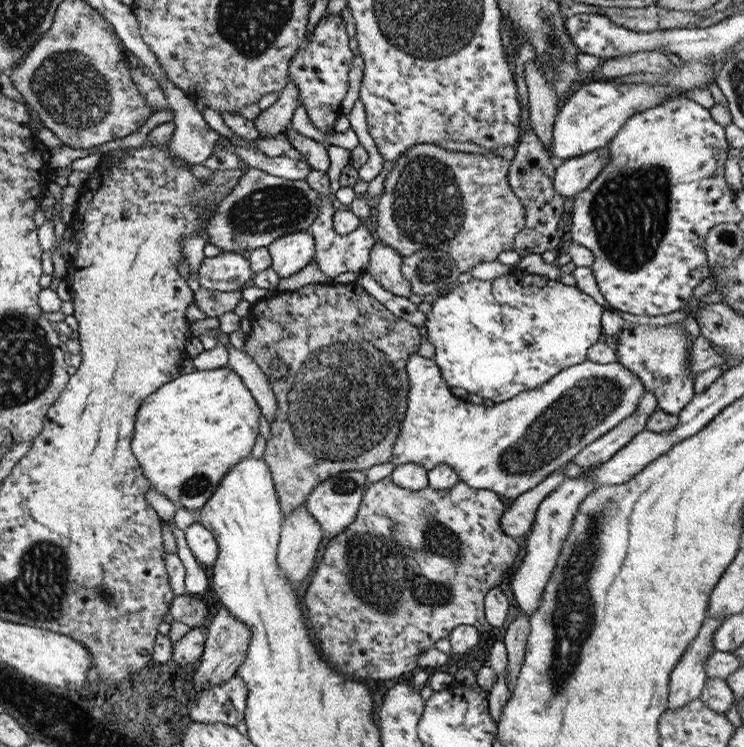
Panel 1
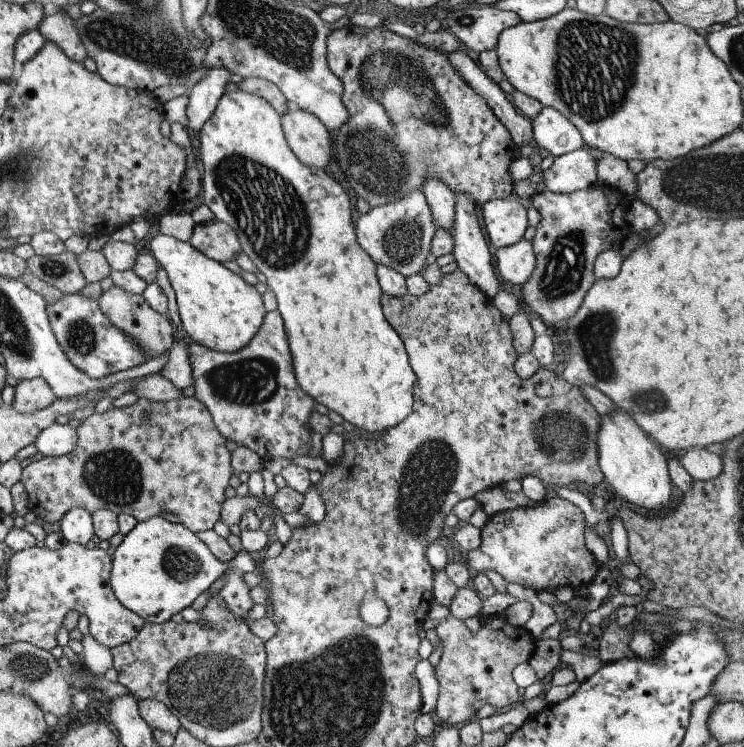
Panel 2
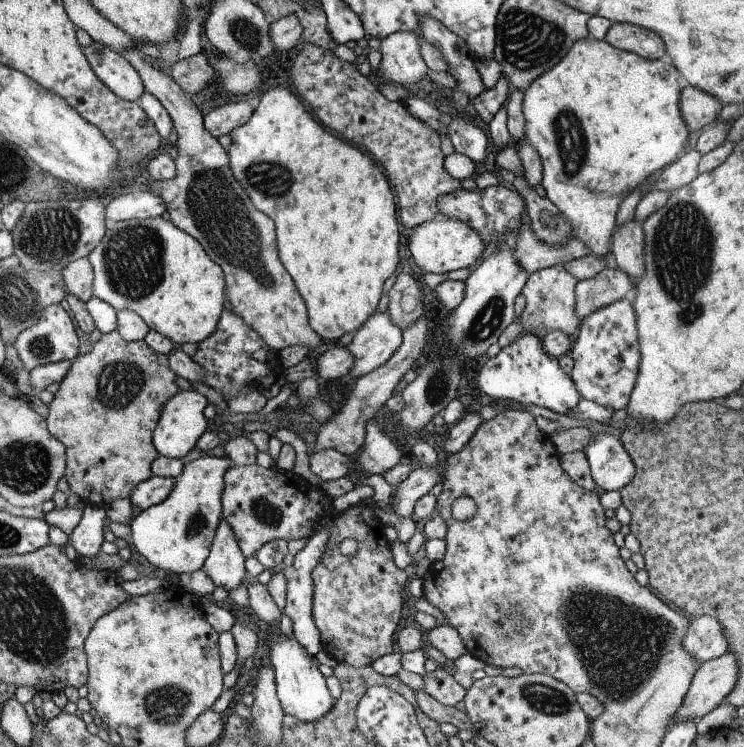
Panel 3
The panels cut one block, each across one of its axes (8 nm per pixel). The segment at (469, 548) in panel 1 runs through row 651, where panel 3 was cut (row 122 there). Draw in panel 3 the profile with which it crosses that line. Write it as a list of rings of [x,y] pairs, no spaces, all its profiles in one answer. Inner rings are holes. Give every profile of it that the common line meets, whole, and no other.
[[[303,43],[303,48],[291,64],[289,80],[292,80],[295,94],[307,102],[311,114],[323,128],[341,136],[349,144],[357,142],[359,148],[363,148],[381,164],[395,192],[401,224],[405,228],[415,228],[436,218],[437,198],[459,190],[461,184],[443,168],[444,155],[439,148],[437,132],[425,122],[413,118],[405,108],[404,101],[387,100],[355,68],[355,64],[359,63],[358,58],[351,63],[342,62],[332,50]]]

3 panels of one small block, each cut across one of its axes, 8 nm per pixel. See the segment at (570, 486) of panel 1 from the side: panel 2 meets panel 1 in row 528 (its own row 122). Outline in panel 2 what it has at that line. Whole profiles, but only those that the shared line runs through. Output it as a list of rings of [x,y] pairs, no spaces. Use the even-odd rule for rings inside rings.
[[[542,109],[530,120],[533,145],[549,158],[561,156],[583,146],[579,131],[560,112]]]

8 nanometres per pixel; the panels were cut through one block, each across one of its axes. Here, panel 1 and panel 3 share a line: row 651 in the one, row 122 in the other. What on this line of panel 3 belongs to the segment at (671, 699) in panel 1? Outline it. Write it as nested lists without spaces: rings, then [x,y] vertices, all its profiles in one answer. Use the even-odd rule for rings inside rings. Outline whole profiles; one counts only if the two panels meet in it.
[[[685,86],[680,90],[679,114],[688,131],[697,131],[715,123],[721,106],[713,96],[693,86]]]

